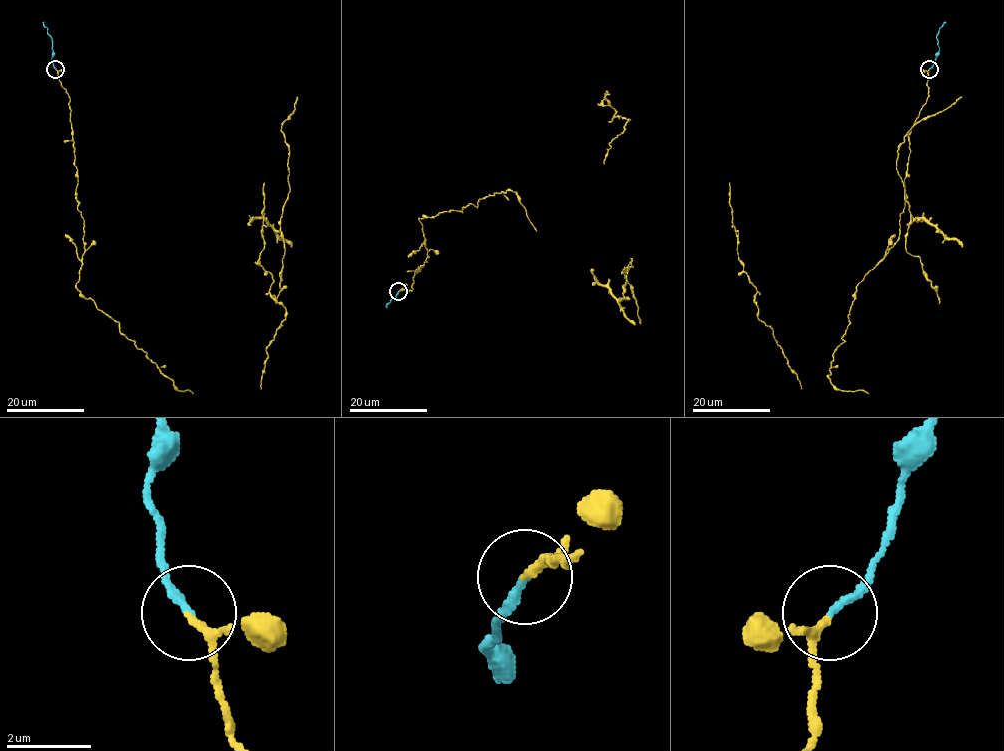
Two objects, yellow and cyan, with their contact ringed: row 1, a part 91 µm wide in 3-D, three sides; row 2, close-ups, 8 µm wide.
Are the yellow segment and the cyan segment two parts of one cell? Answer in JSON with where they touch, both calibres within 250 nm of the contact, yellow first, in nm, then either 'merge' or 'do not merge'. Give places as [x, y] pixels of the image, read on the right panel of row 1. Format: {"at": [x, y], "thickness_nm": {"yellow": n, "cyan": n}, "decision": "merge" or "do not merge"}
{"at": [929, 69], "thickness_nm": {"yellow": 160, "cyan": 180}, "decision": "merge"}

